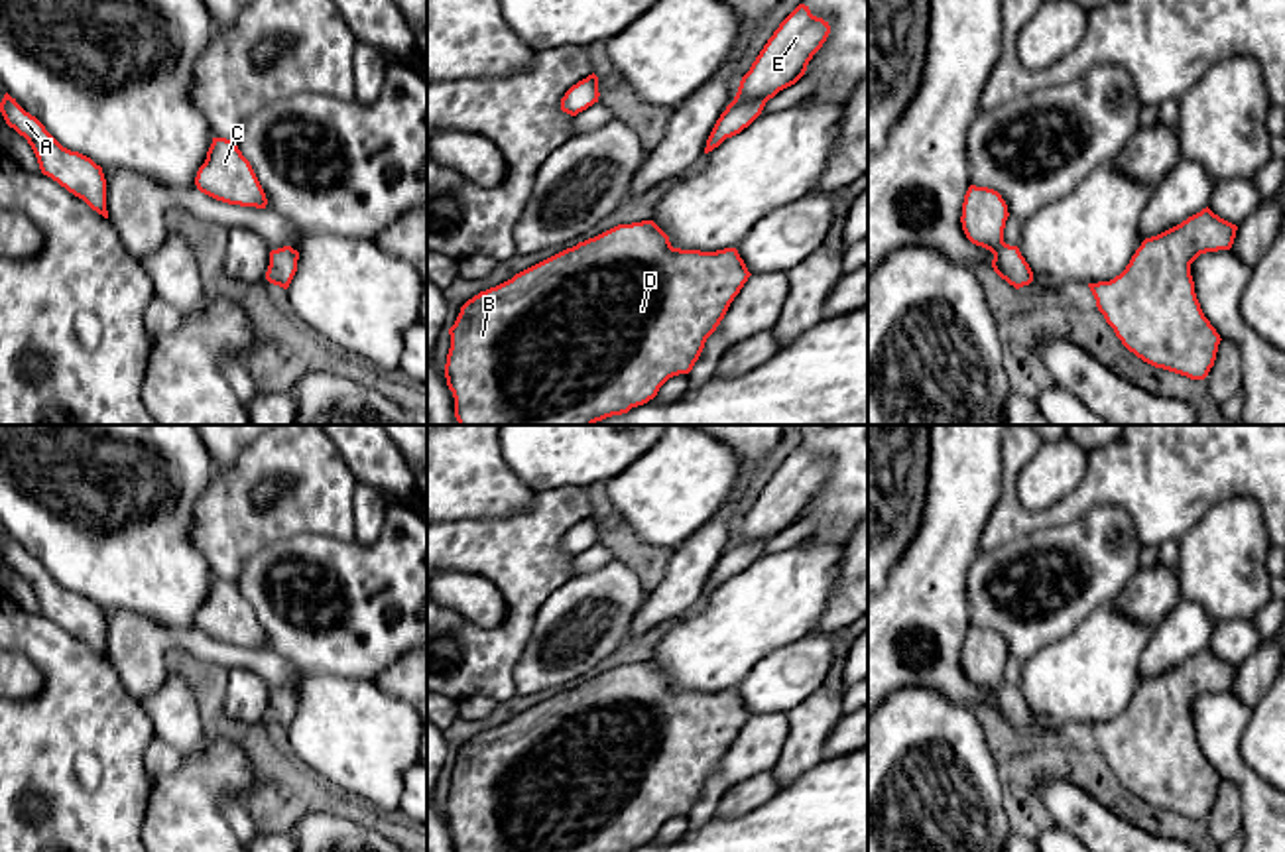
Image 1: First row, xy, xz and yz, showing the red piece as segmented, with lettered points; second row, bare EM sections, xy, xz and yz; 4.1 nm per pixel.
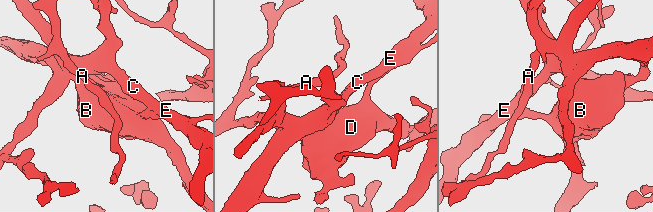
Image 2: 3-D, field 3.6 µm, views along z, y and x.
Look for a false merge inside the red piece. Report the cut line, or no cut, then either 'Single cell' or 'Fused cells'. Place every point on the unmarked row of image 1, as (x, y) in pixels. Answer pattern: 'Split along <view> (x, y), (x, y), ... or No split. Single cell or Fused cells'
Split along xy (282, 689), (284, 723), (280, 727). Fused cells

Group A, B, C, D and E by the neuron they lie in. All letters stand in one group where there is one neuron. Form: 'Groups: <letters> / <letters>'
Groups: A C E / B D

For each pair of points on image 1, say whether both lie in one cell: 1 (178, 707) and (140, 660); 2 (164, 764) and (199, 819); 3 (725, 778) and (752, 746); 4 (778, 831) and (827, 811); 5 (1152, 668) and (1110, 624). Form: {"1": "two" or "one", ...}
{"1": "two", "2": "two", "3": "one", "4": "one", "5": "two"}

